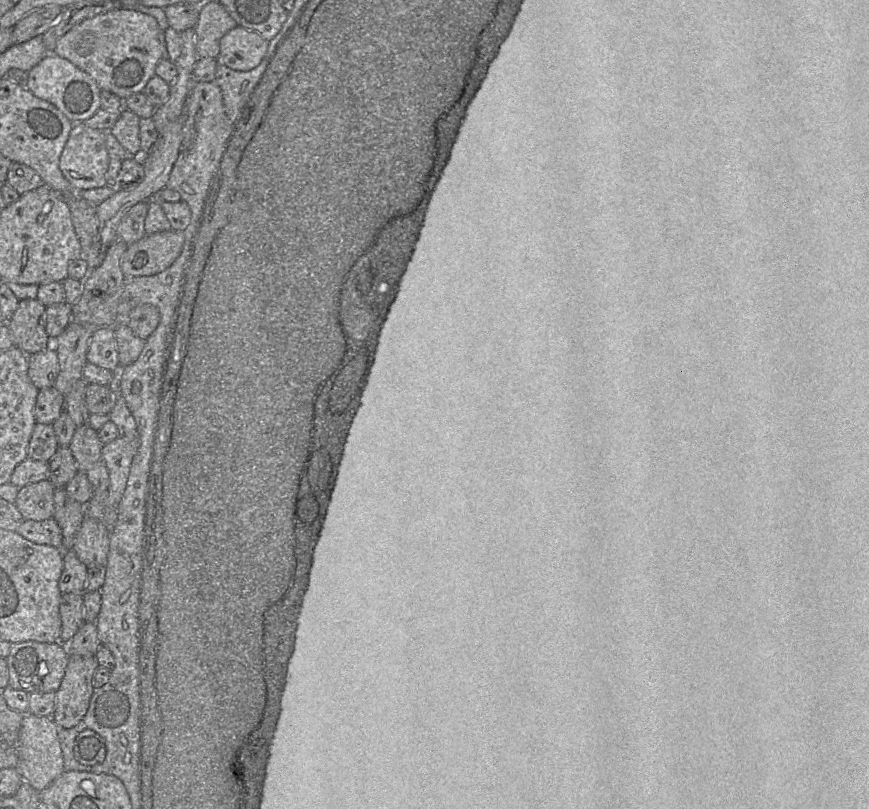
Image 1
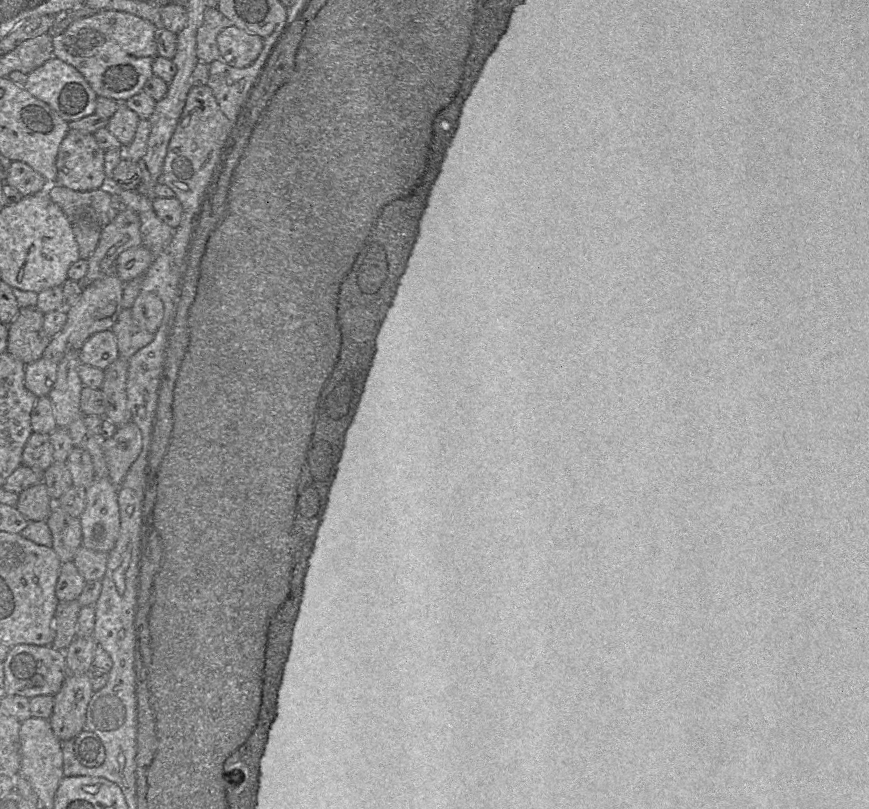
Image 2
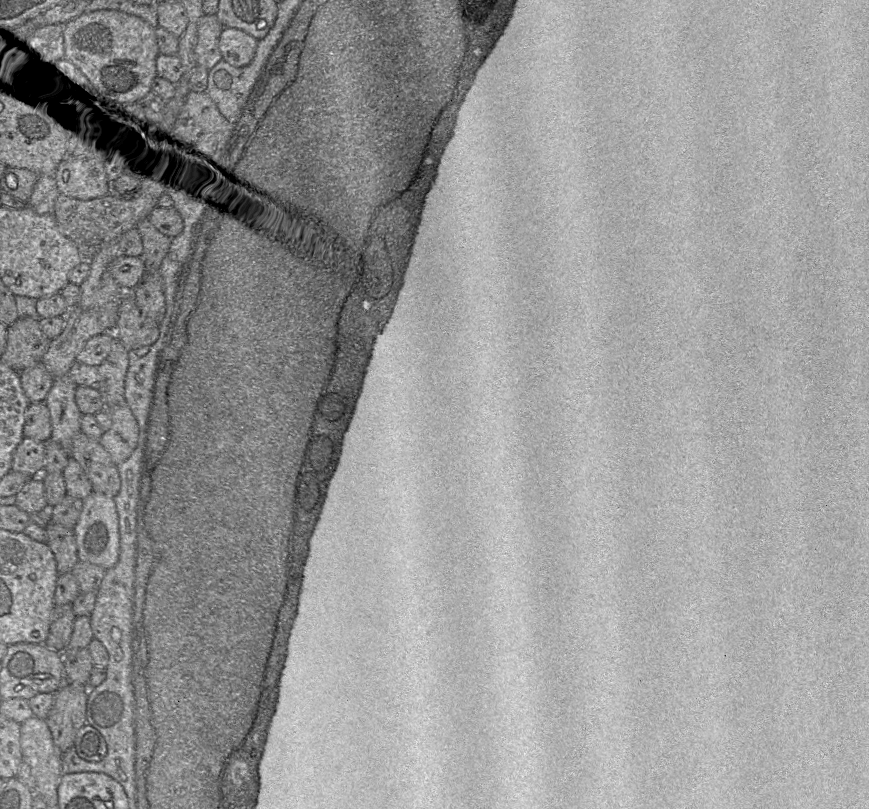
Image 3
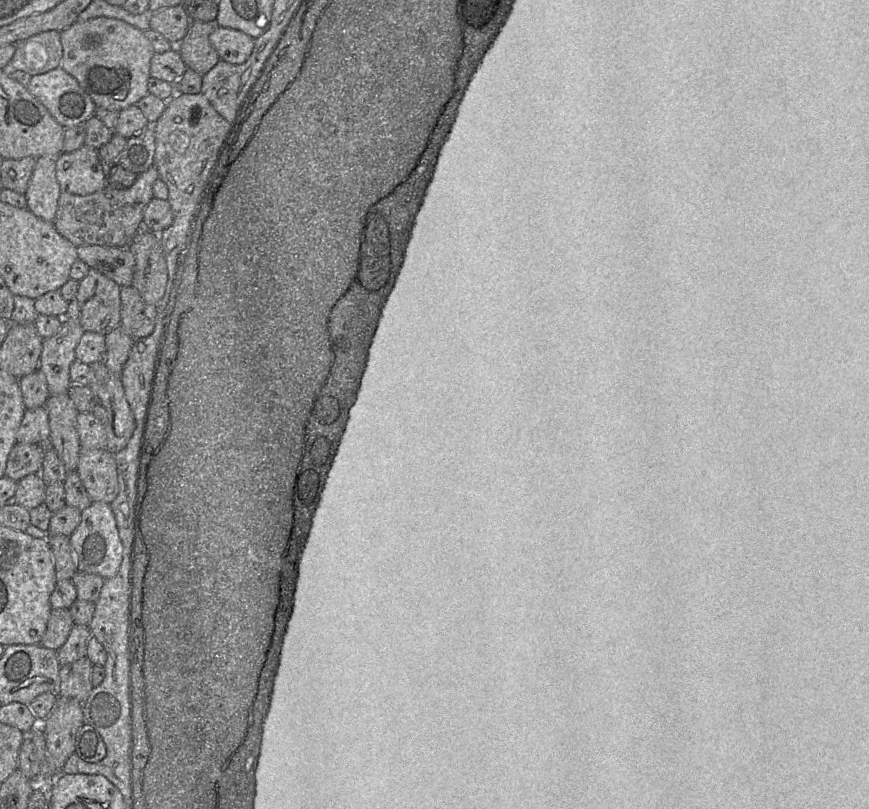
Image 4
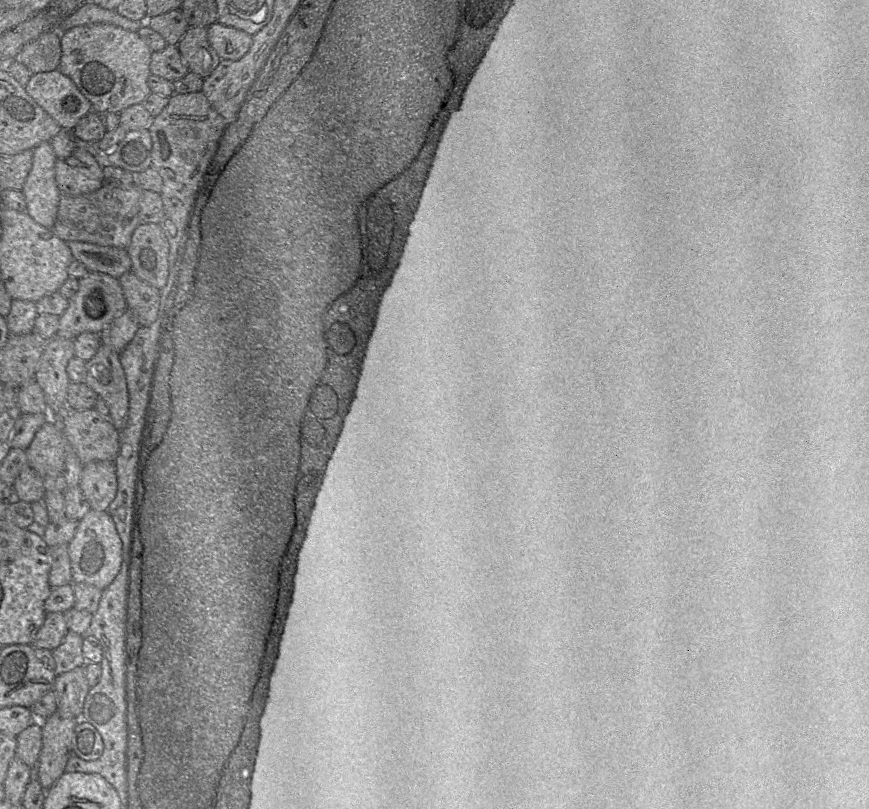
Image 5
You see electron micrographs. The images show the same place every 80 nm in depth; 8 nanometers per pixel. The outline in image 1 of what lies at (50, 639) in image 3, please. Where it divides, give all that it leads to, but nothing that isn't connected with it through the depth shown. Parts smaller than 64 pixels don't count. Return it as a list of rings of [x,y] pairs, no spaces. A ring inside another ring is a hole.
[[[83,593],[62,594],[59,613],[61,633],[58,642],[67,645],[85,622],[83,616]]]

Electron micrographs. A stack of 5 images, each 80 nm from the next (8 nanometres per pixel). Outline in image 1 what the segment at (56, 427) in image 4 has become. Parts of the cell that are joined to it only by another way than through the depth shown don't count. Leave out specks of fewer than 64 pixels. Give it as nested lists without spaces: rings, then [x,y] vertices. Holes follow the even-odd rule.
[[[71,321],[63,332],[52,340],[59,360],[59,373],[53,387],[63,395],[82,378],[89,342],[95,329],[97,328]]]

